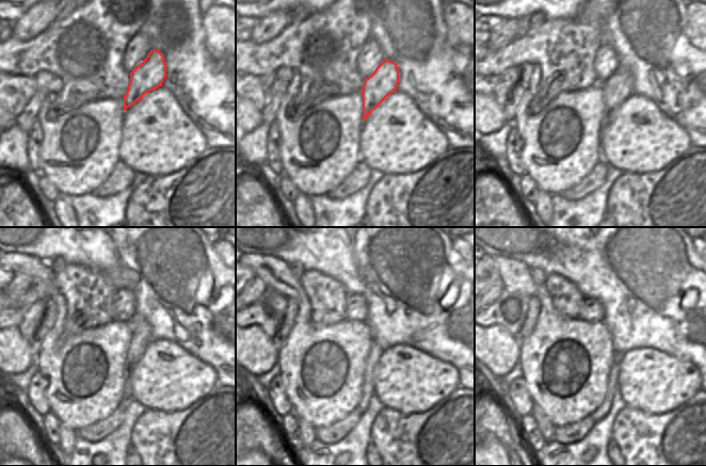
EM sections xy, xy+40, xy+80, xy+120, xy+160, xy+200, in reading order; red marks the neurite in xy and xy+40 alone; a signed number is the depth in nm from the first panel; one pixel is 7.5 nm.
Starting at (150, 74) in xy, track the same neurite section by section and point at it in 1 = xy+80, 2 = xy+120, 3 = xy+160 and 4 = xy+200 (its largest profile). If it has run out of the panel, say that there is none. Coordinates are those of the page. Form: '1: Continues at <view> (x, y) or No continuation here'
1: Continues at xy+80 (620, 85)
2: Continues at xy+120 (141, 331)
3: Continues at xy+160 (375, 352)
4: Continues at xy+200 (602, 411).

